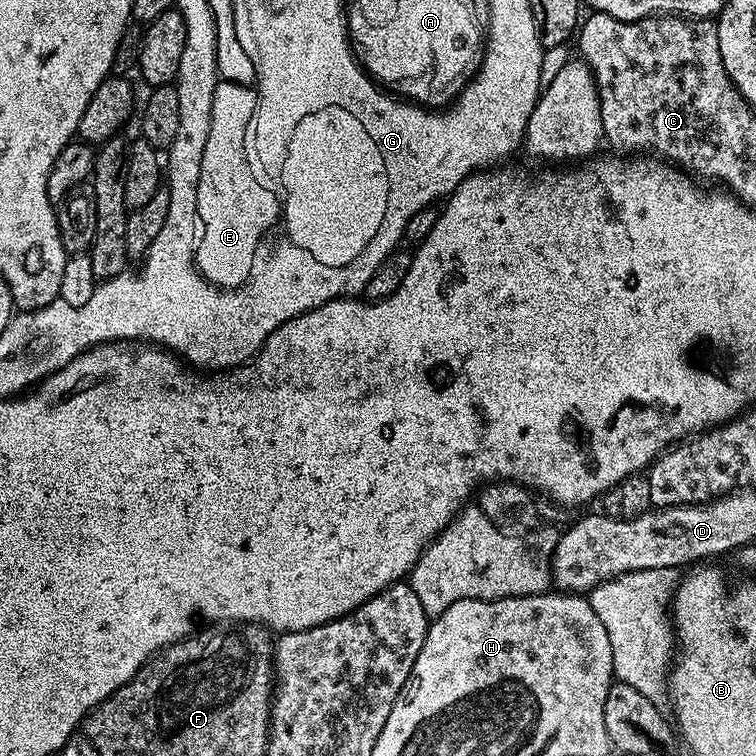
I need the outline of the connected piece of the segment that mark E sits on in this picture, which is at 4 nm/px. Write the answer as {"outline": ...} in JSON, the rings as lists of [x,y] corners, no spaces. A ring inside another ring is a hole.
{"outline":[[[220,80],[213,90],[212,109],[210,110],[210,126],[206,134],[206,148],[202,157],[201,177],[198,178],[198,215],[201,218],[200,245],[196,251],[196,269],[205,280],[218,288],[242,288],[248,283],[258,264],[258,253],[264,235],[276,228],[281,219],[282,204],[277,193],[271,192],[269,185],[255,176],[247,162],[246,146],[249,140],[249,129],[255,121],[257,89],[255,87]]]}

